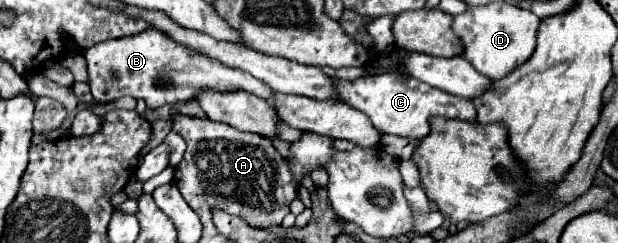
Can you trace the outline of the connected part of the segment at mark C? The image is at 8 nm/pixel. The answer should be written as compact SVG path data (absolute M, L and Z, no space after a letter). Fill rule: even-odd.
M386 72L374 78L366 76L354 82L348 82L348 80L336 80L336 82L338 82L338 94L342 94L342 100L352 108L364 112L372 120L372 124L386 134L422 140L430 134L430 120L434 116L476 122L476 108L470 100L458 98L454 94L444 94L442 90L428 86L424 82L418 82L416 78L402 78L400 74Z

